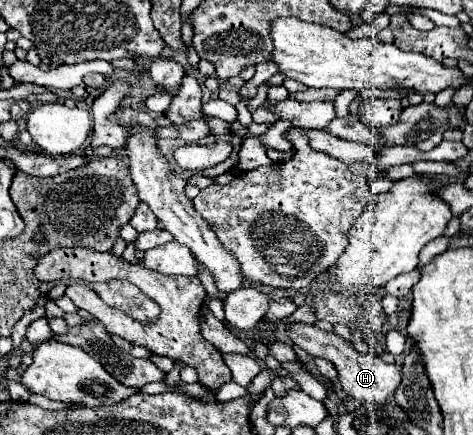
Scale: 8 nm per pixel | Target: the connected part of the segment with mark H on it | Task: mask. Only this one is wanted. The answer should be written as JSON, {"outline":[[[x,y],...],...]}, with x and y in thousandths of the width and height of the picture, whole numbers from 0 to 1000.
{"outline":[[[624,745],[615,759],[611,759],[611,777],[641,805],[649,805],[658,818],[679,818],[696,832],[704,832],[704,841],[712,846],[717,855],[717,874],[721,874],[721,887],[725,897],[759,920],[759,924],[797,924],[797,929],[814,929],[822,924],[848,874],[852,874],[852,841],[844,837],[814,837],[805,823],[797,818],[784,818],[784,814],[763,814],[755,809],[742,791],[734,791],[721,772],[712,768],[696,768],[696,763],[683,763],[674,759],[670,749],[662,745]]]}

